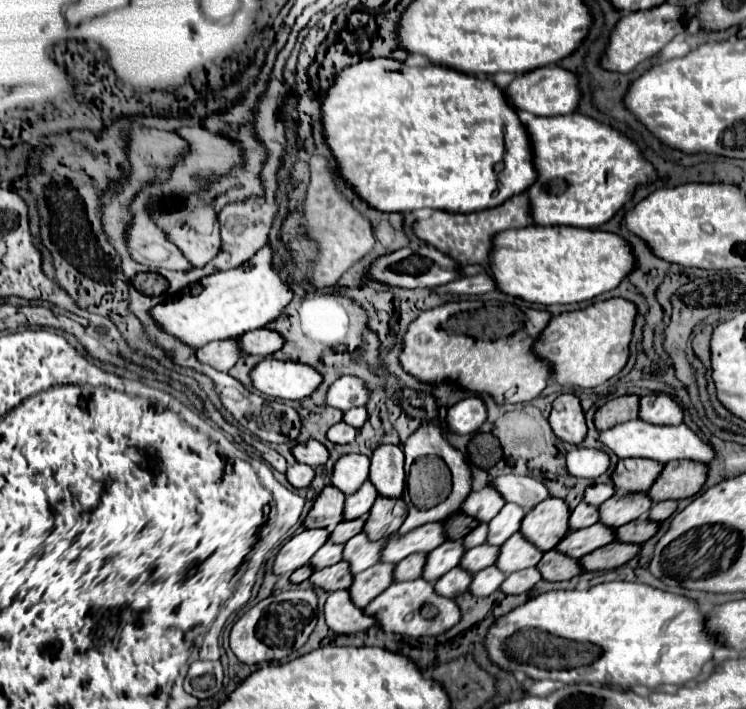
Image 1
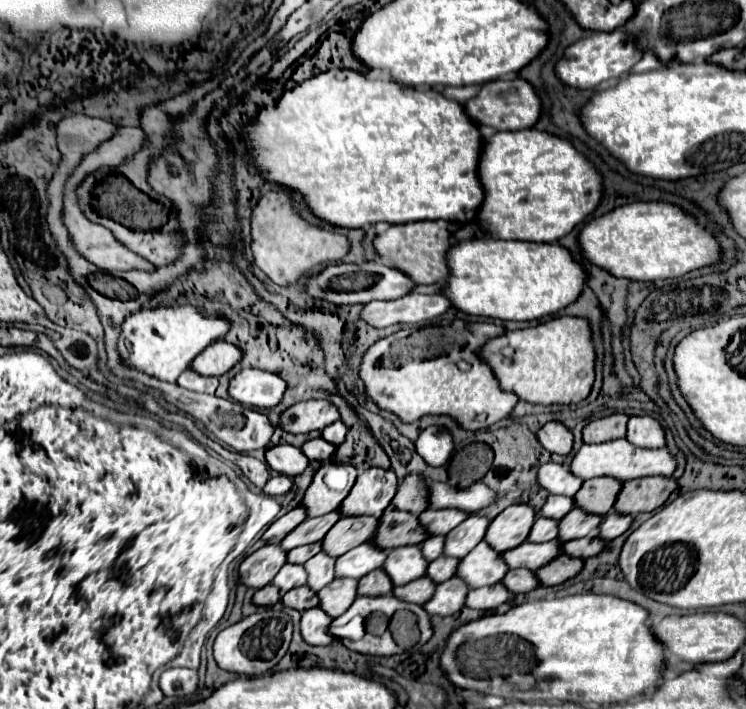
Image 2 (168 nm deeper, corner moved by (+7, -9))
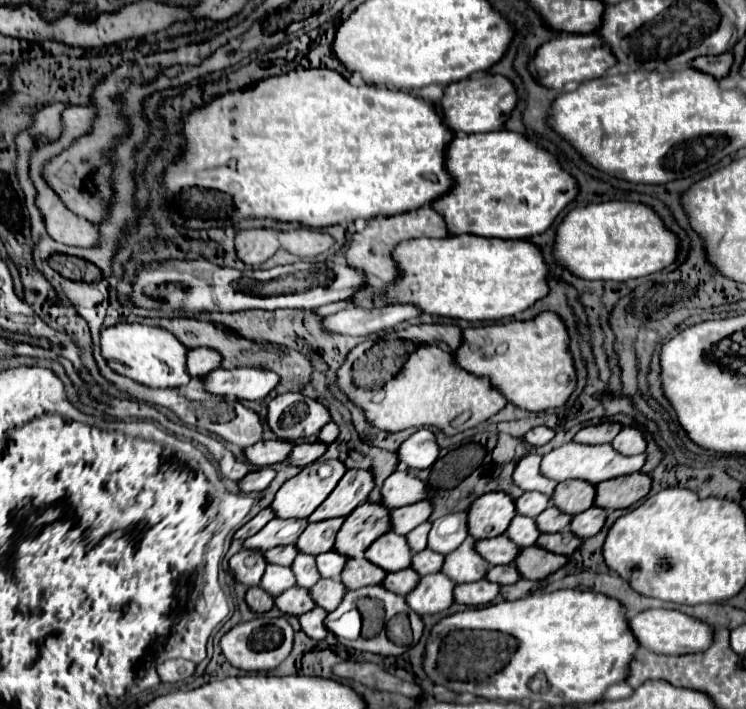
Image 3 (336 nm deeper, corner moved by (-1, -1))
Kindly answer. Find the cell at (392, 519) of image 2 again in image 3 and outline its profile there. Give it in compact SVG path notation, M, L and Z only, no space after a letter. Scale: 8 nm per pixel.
M360 503L350 515L346 515L340 531L336 533L334 551L344 557L362 557L374 537L390 531L388 513L390 509L384 509L378 503Z

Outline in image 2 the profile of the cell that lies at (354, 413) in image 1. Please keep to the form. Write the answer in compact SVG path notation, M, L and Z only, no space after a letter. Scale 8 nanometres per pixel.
M336 421L336 423L328 425L328 427L324 427L324 431L322 431L322 437L324 437L326 441L334 443L334 445L340 445L340 443L344 441L346 433L348 433L348 427L346 427L342 421Z

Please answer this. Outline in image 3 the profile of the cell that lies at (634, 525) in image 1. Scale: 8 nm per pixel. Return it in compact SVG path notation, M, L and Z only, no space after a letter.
M566 529L560 531L560 533L552 533L552 535L540 535L536 545L544 551L550 551L550 553L558 553L558 555L572 555L578 545L582 541L572 537L572 533L568 533Z

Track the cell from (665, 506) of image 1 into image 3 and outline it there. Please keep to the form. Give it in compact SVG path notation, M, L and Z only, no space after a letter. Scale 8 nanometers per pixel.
M590 507L590 509L586 509L586 511L582 511L582 513L578 513L578 515L572 517L570 531L576 537L580 537L580 539L594 537L602 529L606 513L608 513L606 509L594 509L594 507Z

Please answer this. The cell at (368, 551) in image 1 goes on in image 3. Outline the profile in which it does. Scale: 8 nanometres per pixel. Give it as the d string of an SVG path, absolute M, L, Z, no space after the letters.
M300 553L294 559L294 563L290 565L290 569L294 571L294 577L296 577L296 585L298 587L310 589L320 579L320 575L316 575L316 561L314 561L314 557L308 557L304 553Z

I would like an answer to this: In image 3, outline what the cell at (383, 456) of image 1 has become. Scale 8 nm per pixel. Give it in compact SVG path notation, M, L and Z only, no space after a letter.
M364 469L346 471L344 477L338 481L338 485L332 489L332 493L316 507L314 513L310 513L308 523L346 517L356 505L366 501L372 489L374 489L374 481L370 471Z

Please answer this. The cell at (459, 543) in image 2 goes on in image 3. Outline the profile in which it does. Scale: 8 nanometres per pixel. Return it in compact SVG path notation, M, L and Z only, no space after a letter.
M448 513L432 521L432 529L428 533L428 549L448 555L450 551L458 549L466 535L466 513Z

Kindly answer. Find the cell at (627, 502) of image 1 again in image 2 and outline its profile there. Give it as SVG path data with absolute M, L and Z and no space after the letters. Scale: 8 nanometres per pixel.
M572 509L572 513L568 513L568 517L564 517L560 521L560 541L572 541L572 539L580 539L580 537L596 537L598 535L598 527L600 521L604 517L602 515L594 515L594 513L584 513L582 509Z

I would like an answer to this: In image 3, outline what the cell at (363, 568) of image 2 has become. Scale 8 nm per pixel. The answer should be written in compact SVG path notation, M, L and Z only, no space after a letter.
M322 553L316 557L316 567L318 567L318 573L320 577L332 577L332 579L338 579L340 575L340 569L344 567L344 557L340 557L340 553Z

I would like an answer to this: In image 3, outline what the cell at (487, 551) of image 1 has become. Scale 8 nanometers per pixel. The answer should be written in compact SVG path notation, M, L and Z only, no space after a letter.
M424 549L424 551L416 553L416 555L412 555L410 567L416 573L420 573L420 575L428 575L428 573L436 573L436 571L442 569L442 559L444 557L440 553L434 553L430 549Z

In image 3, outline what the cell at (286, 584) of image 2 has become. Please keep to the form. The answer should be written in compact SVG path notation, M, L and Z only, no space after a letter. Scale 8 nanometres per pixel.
M268 565L264 571L264 577L260 581L260 587L270 593L272 597L282 595L286 589L294 587L296 579L292 577L290 567L280 567L280 565Z

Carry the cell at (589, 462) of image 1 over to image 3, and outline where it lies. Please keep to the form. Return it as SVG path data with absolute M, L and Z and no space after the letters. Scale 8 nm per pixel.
M536 453L524 455L512 471L512 481L522 491L538 491L550 495L552 489L556 487L556 481L548 481L546 477L540 477L538 467L540 467L540 455Z

